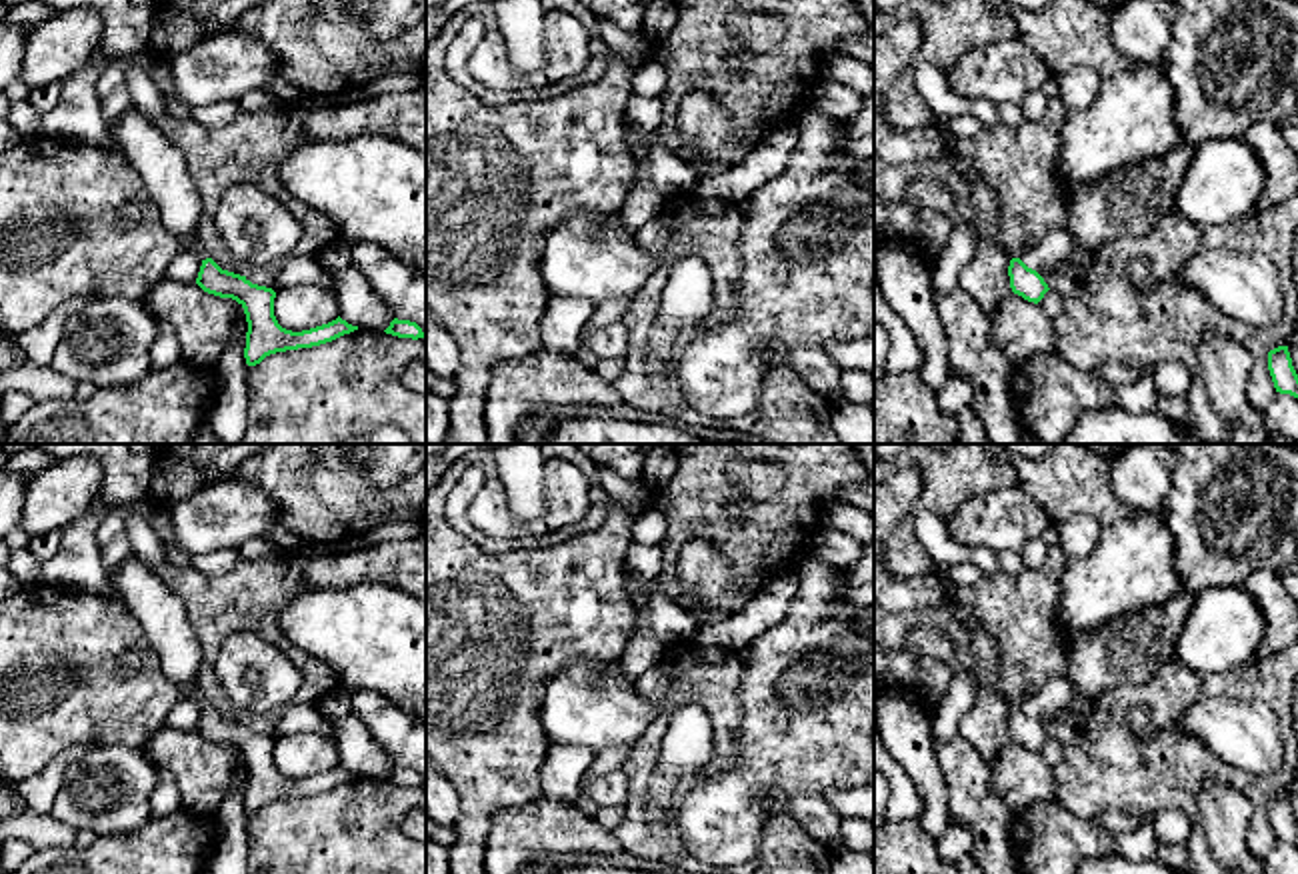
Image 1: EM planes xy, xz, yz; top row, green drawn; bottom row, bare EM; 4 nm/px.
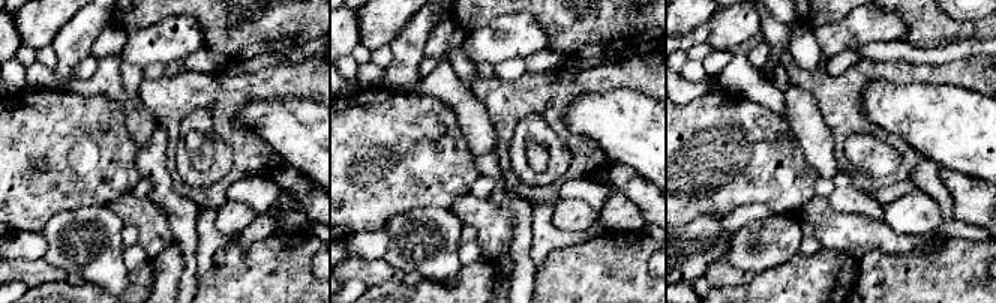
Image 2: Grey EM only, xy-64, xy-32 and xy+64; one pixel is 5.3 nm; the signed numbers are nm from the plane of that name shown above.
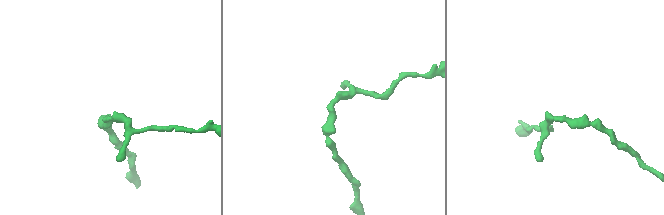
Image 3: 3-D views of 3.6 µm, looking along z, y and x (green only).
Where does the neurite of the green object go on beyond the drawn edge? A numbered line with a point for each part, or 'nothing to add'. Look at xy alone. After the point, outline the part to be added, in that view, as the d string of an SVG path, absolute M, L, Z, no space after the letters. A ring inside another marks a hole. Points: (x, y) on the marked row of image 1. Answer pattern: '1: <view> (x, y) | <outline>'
1: xy (160, 164) | M132 106L110 124L116 146L144 180L164 228L206 260L198 238L202 202L184 154Z

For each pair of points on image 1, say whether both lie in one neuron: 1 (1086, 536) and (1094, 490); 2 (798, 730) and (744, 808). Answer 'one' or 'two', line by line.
1: two
2: one

